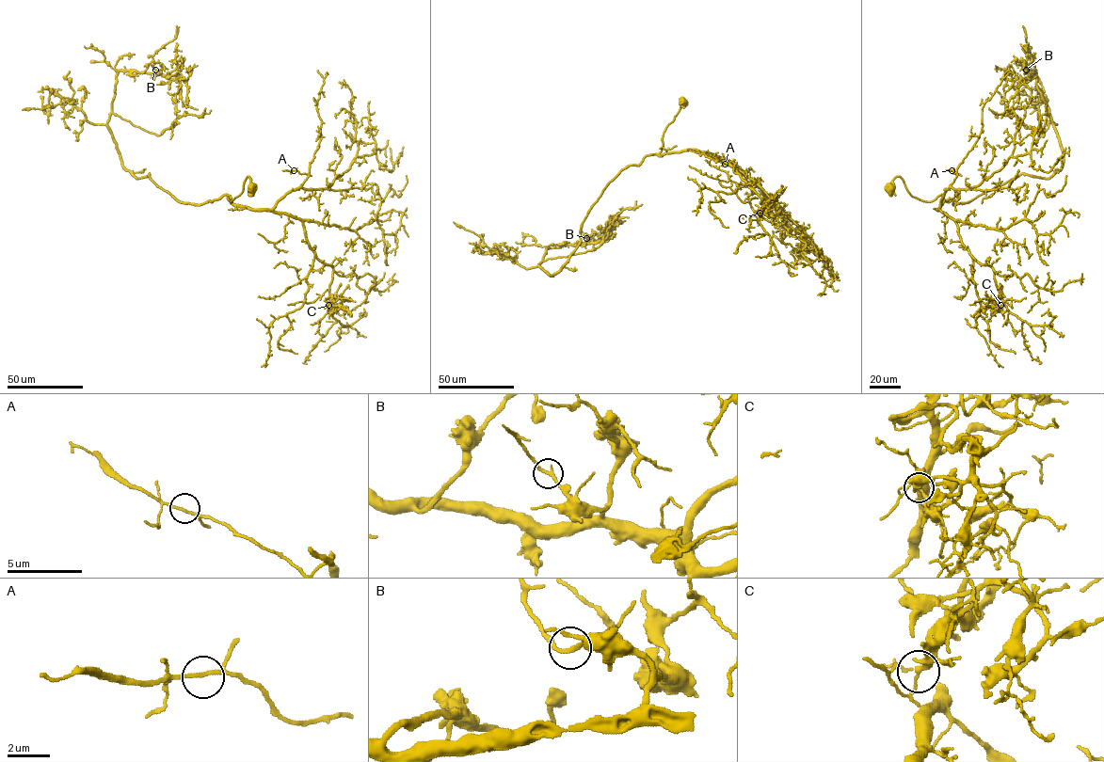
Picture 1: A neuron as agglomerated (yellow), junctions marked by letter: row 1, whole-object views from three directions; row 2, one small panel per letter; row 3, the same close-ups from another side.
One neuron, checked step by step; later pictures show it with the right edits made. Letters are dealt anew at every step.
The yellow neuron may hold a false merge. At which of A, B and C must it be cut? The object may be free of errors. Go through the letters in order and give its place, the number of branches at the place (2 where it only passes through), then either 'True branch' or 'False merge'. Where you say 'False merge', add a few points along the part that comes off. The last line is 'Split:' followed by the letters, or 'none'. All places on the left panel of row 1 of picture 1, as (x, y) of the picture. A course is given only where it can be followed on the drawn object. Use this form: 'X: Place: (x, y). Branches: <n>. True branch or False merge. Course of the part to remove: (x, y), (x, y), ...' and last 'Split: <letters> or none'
A: Place: (294, 170). Branches: 2. True branch
B: Place: (155, 70). Branches: 2. True branch
C: Place: (328, 305). Branches: 2. False merge. Course of the part to remove: (328, 305), (330, 307), (334, 300), (330, 299), (349, 288)
Split: C

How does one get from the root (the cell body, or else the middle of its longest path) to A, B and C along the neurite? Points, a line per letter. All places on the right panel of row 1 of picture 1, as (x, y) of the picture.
A: (889, 187), (900, 177), (907, 192), (920, 200), (941, 195), (938, 209), (958, 174), (952, 170)
B: (889, 187), (900, 177), (913, 197), (957, 204), (1021, 174), (1051, 177), (1063, 151), (1035, 71), (1026, 70)
C: (889, 187), (900, 177), (920, 200), (942, 197), (937, 209), (955, 222), (962, 244), (992, 269), (1000, 305)

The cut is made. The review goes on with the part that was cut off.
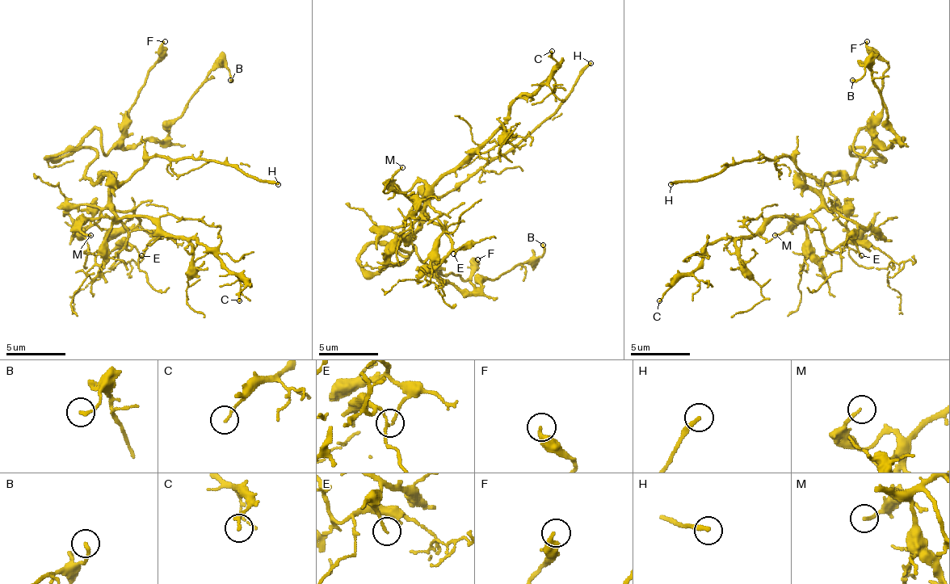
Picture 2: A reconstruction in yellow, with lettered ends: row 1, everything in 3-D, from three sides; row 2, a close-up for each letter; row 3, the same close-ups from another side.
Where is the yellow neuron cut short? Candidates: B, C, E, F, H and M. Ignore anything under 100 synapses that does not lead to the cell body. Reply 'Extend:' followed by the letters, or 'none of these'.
Extend: H

